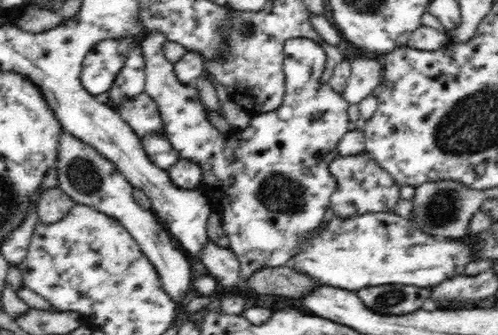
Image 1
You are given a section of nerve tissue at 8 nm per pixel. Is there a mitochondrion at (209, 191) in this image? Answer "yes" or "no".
no

